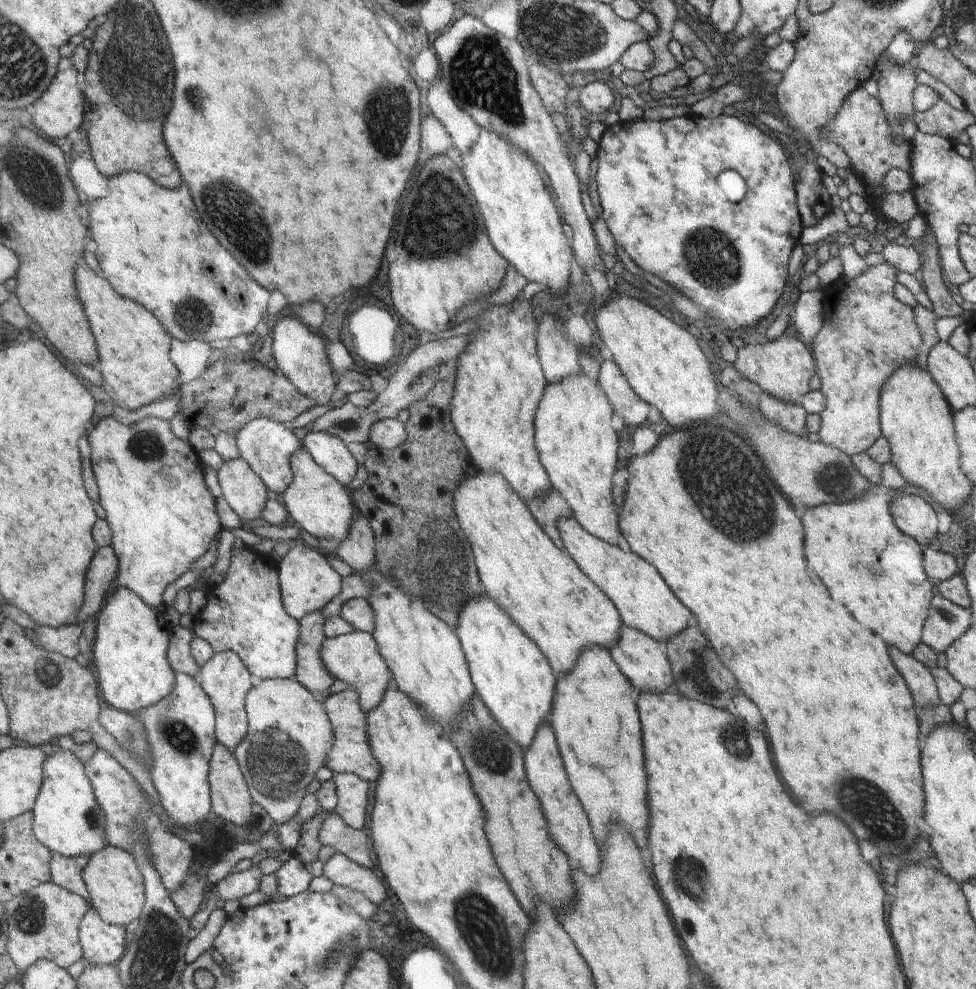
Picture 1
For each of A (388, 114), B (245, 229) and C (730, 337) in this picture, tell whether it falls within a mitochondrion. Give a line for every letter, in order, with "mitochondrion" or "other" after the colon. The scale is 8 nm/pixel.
A: mitochondrion
B: mitochondrion
C: other

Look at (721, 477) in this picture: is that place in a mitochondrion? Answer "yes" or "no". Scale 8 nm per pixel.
yes

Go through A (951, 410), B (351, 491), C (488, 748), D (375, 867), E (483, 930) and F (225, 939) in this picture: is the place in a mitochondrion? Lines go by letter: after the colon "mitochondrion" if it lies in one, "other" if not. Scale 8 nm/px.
A: other
B: other
C: mitochondrion
D: other
E: mitochondrion
F: other

